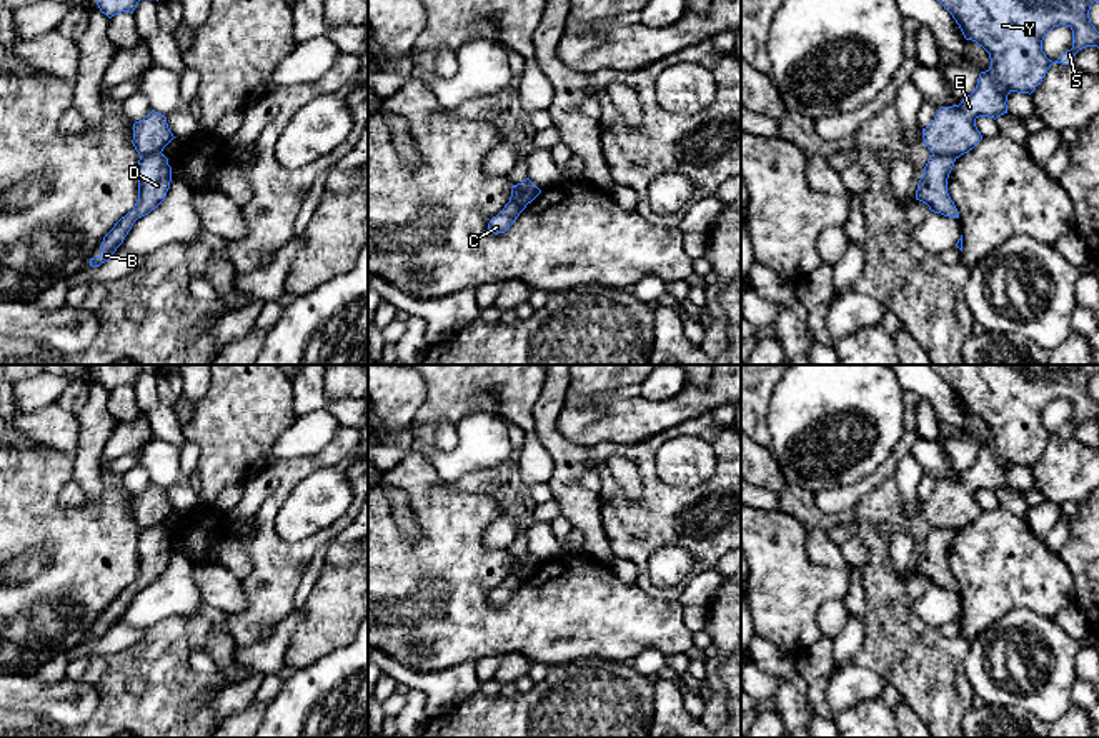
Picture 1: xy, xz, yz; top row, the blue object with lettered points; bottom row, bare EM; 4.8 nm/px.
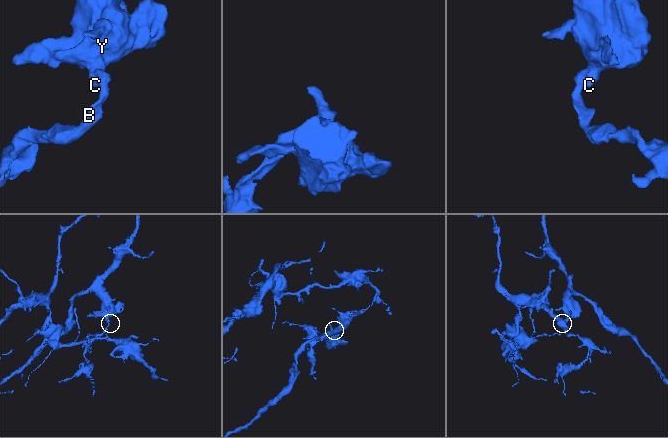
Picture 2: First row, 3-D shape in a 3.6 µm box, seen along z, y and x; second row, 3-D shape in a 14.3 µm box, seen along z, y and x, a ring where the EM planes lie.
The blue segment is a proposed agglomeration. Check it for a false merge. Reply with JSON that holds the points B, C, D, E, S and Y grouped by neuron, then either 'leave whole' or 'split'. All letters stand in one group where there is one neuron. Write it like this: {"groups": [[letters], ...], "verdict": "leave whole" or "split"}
{"groups": [["B", "D"], ["C", "E", "S", "Y"]], "verdict": "split"}

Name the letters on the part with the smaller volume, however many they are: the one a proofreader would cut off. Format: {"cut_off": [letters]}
{"cut_off": ["B", "D"]}

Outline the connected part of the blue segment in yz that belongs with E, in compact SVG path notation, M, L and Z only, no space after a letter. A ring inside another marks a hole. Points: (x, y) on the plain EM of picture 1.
M929 365L956 393L966 413L976 415L991 431L991 440L979 446L974 465L959 478L941 480L934 493L922 501L926 520L934 528L959 531L972 523L982 508L976 500L979 490L997 491L1007 486L1011 465L1032 466L1052 436L1072 438L1074 430L1086 420L1099 421L1099 405L1089 391L1099 365ZM1059 398L1072 403L1072 421L1056 435L1042 425L1044 410Z

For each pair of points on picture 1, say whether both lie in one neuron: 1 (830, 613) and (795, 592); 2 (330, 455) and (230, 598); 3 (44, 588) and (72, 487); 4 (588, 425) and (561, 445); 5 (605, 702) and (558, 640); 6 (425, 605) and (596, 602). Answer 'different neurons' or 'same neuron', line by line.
1: different neurons
2: different neurons
3: different neurons
4: different neurons
5: different neurons
6: same neuron

